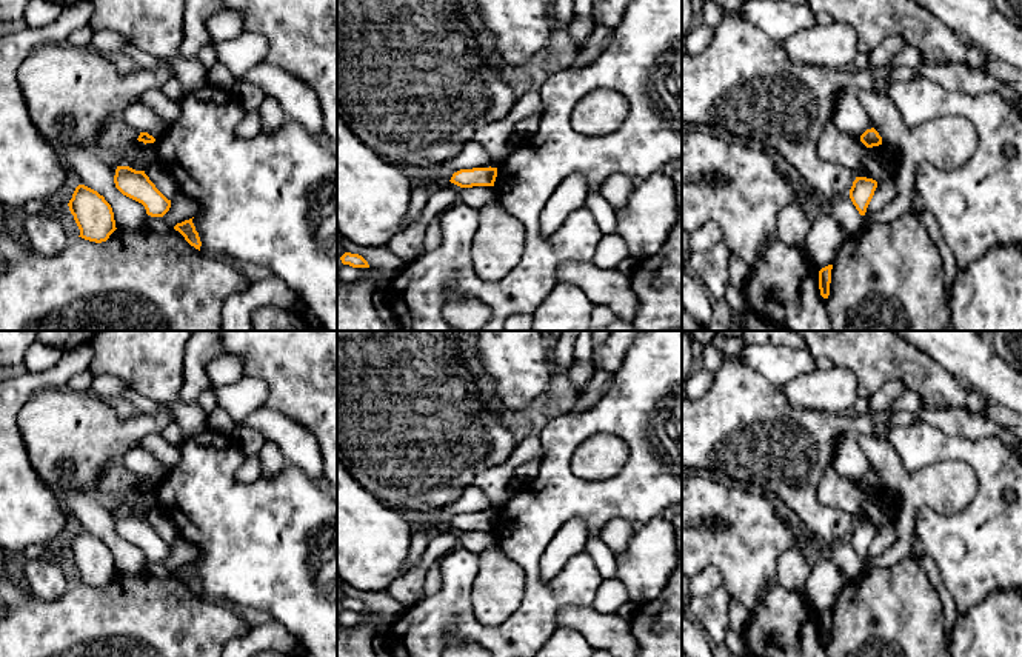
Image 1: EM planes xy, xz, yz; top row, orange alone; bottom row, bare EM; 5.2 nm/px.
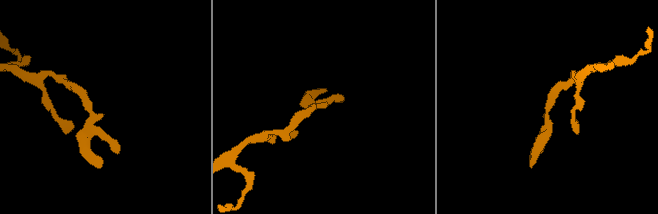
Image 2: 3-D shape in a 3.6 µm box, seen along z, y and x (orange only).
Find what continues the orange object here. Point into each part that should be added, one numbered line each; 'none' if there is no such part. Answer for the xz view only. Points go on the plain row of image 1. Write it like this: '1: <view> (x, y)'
none

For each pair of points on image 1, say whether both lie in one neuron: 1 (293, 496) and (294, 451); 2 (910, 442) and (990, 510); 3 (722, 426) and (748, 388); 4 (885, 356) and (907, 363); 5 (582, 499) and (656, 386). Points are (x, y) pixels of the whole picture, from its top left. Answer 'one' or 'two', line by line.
1: two
2: one
3: one
4: one
5: one

